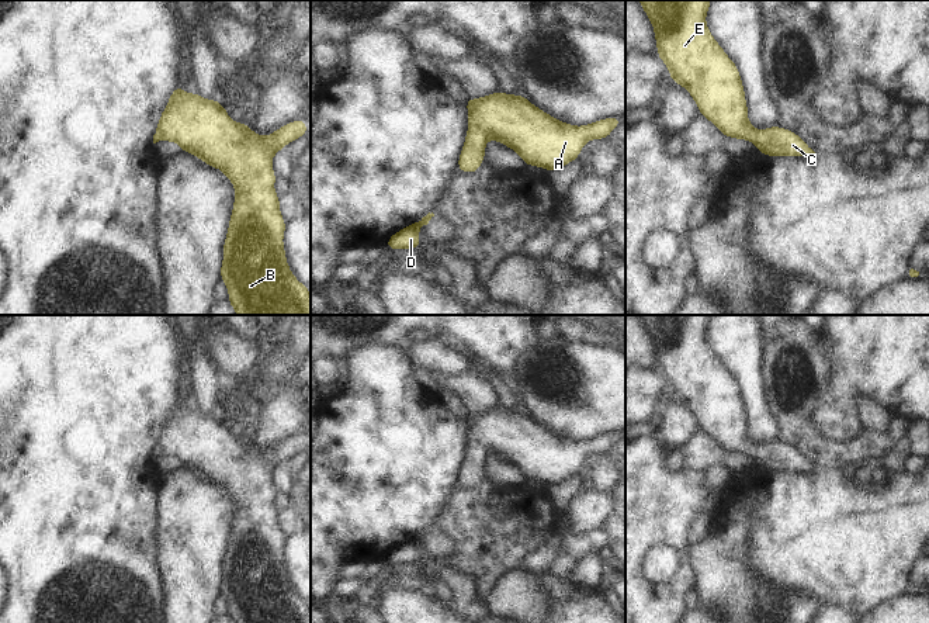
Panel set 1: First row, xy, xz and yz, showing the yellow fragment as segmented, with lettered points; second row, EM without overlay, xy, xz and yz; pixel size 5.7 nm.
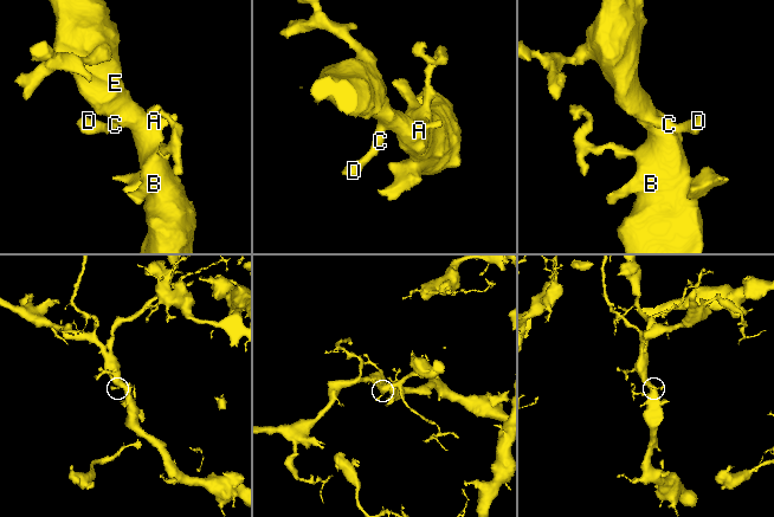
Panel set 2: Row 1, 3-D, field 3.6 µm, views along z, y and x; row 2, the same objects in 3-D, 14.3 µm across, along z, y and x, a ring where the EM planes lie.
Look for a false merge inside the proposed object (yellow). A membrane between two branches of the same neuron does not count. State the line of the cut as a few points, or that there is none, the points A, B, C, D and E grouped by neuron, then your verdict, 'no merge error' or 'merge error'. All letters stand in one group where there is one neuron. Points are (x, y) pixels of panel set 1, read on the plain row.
cut none; groups A B C D E; no merge error

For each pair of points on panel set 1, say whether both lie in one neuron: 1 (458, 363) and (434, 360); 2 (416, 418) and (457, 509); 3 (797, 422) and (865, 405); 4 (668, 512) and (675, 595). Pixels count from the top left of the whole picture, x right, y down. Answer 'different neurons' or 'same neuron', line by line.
1: same neuron
2: different neurons
3: different neurons
4: same neuron

